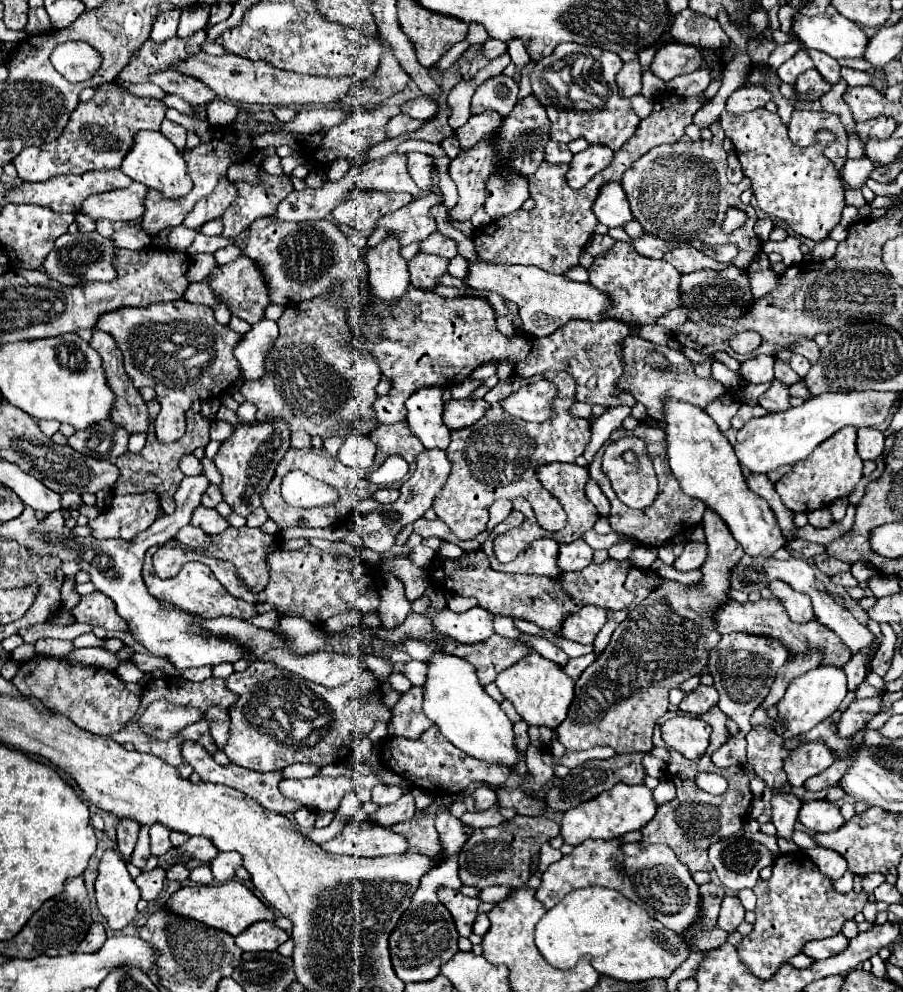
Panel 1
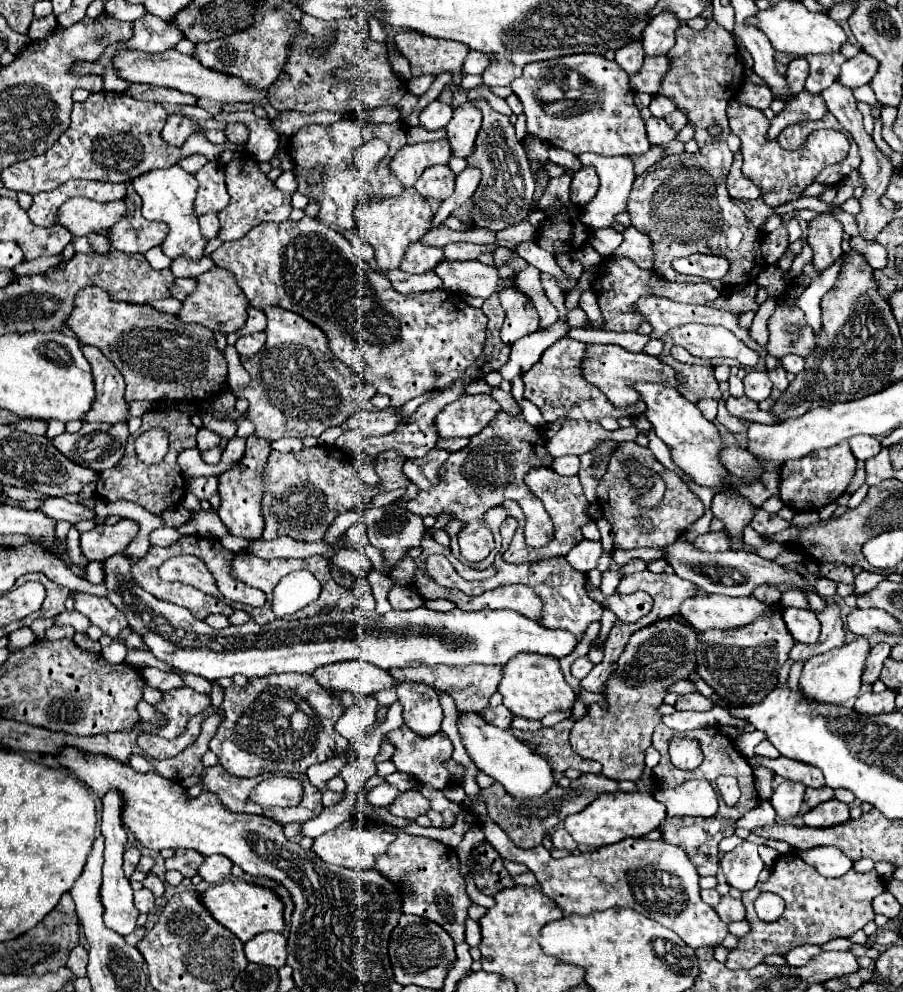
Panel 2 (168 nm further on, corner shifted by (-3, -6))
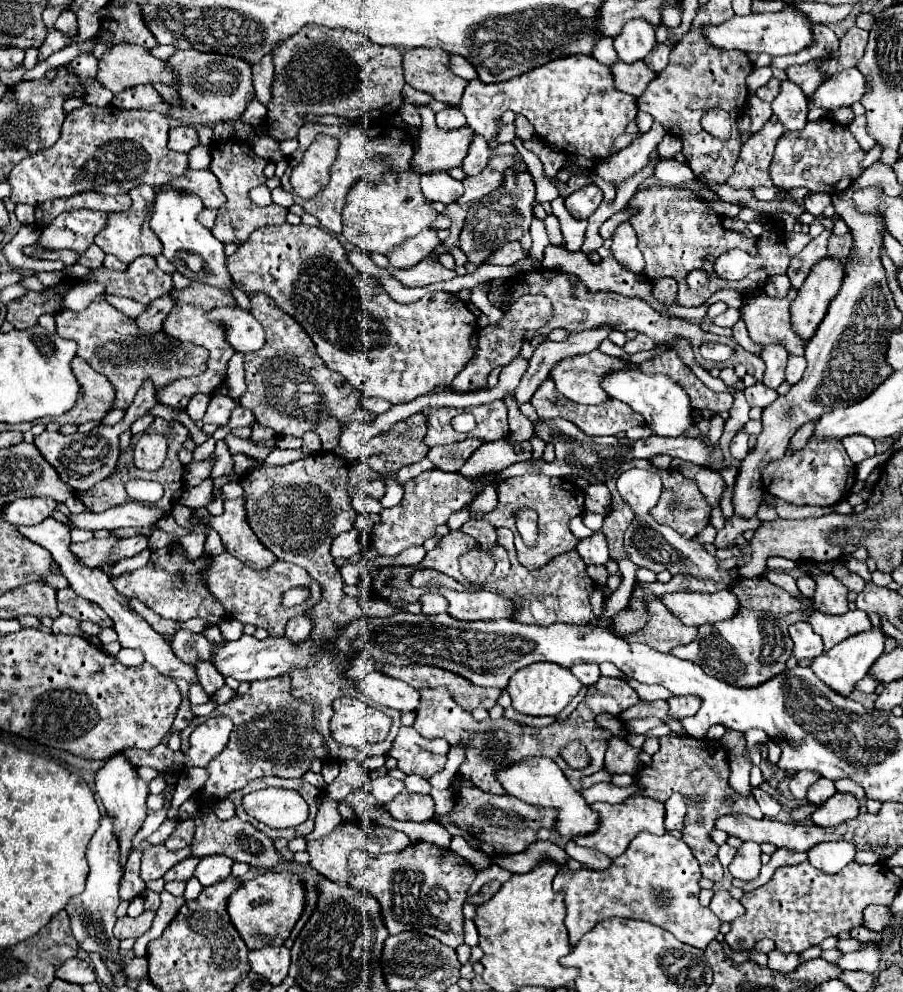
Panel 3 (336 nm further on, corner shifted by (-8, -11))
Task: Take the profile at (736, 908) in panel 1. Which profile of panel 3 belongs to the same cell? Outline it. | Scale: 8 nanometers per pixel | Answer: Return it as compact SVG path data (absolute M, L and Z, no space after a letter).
M719 890L715 892L709 908L713 910L713 914L721 920L721 922L733 922L735 918L745 914L745 908L739 900L735 900L727 890Z

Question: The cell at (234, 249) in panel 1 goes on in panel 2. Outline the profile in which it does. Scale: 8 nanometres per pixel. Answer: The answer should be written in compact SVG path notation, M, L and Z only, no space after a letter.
M178 257L173 260L170 269L174 273L174 277L198 277L206 269L212 269L212 267L214 267L214 263L210 257L200 259L200 263L192 263L192 261L186 261L184 257Z

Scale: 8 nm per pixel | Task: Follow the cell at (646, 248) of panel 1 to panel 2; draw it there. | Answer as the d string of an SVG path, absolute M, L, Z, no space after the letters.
M632 225L624 227L622 235L624 235L624 241L614 251L614 255L634 261L640 269L652 269L652 245L648 243L648 237Z

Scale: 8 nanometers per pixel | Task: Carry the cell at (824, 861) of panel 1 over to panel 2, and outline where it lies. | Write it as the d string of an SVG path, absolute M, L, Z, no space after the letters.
M820 845L808 851L798 851L798 855L812 865L824 877L840 877L852 869L852 859L842 853L836 845Z

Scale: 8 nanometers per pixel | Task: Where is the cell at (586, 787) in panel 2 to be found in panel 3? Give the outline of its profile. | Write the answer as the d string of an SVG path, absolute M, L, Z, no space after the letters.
M461 788L455 796L453 810L435 820L443 824L451 836L463 836L471 846L477 846L489 856L525 852L537 840L541 828L557 828L557 812L553 812L553 808L537 808L509 794L489 794L481 788Z

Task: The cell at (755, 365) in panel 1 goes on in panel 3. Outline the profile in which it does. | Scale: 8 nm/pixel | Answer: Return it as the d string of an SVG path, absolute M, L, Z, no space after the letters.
M757 382L757 384L753 384L753 386L749 386L749 388L745 388L745 396L747 396L747 402L749 402L749 406L759 406L759 408L767 408L771 402L775 402L777 400L777 390L773 390L773 388L767 388L765 384L761 384L761 382Z

